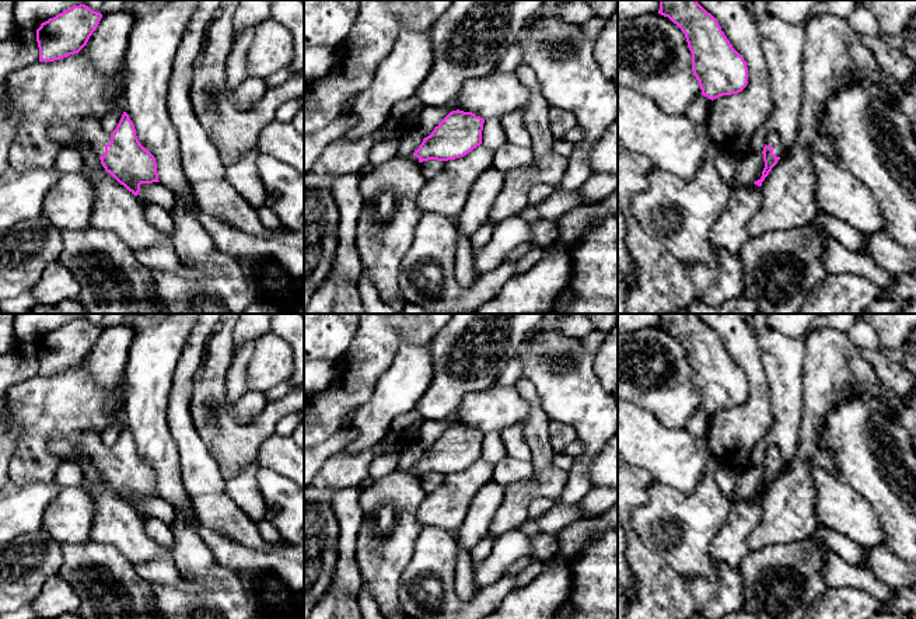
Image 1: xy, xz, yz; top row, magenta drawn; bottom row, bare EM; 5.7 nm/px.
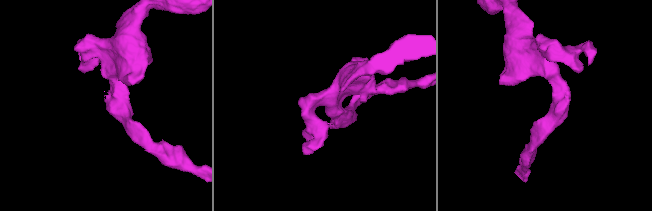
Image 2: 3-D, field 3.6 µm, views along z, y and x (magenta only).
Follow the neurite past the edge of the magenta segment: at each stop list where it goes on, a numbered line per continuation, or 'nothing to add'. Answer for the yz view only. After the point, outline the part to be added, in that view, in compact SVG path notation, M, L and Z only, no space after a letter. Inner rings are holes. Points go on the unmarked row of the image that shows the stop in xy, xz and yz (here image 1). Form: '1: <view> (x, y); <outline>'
1: yz (773, 453); M772 444L772 445L768 447L765 458L773 461L773 468L776 471L783 471L786 468L782 451L775 444Z

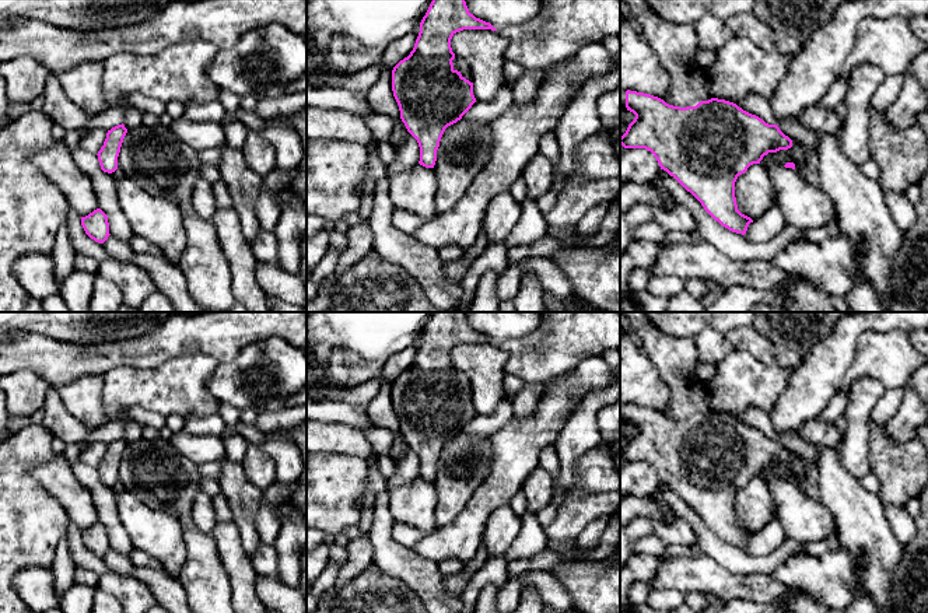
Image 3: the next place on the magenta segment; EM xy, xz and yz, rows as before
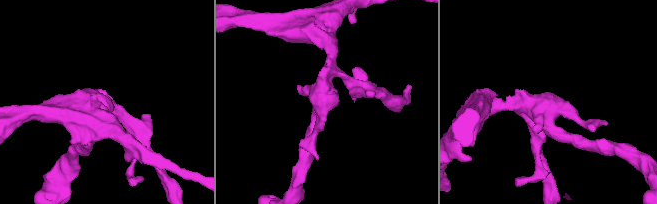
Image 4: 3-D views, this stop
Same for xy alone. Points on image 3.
nothing to add

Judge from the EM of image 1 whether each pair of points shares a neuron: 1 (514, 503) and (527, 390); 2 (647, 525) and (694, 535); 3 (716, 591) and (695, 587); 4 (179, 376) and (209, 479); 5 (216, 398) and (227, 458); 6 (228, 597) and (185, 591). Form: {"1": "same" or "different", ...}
{"1": "same", "2": "same", "3": "same", "4": "same", "5": "same", "6": "same"}

